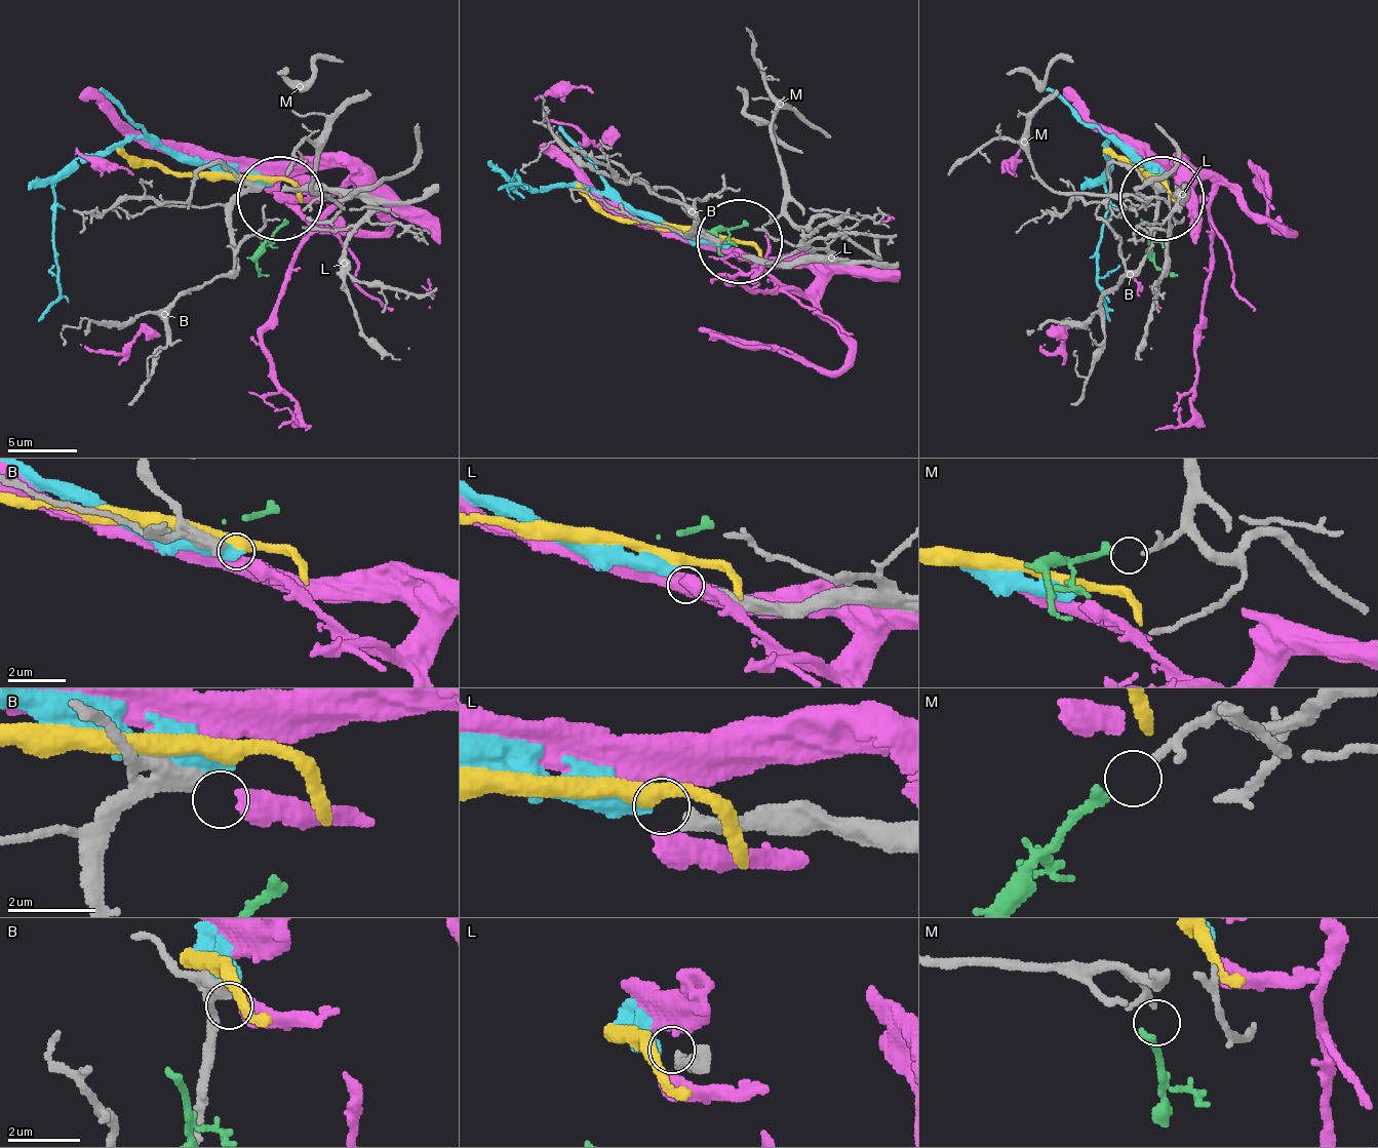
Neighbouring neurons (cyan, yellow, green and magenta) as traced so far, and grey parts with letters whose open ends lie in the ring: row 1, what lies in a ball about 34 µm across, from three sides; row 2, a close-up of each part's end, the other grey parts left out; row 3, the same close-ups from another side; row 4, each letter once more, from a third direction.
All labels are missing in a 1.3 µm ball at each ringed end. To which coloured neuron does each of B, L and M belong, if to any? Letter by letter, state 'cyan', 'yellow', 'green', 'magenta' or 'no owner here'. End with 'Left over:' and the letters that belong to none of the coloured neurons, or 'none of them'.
B: magenta
L: no owner here
M: green
Left over: L

